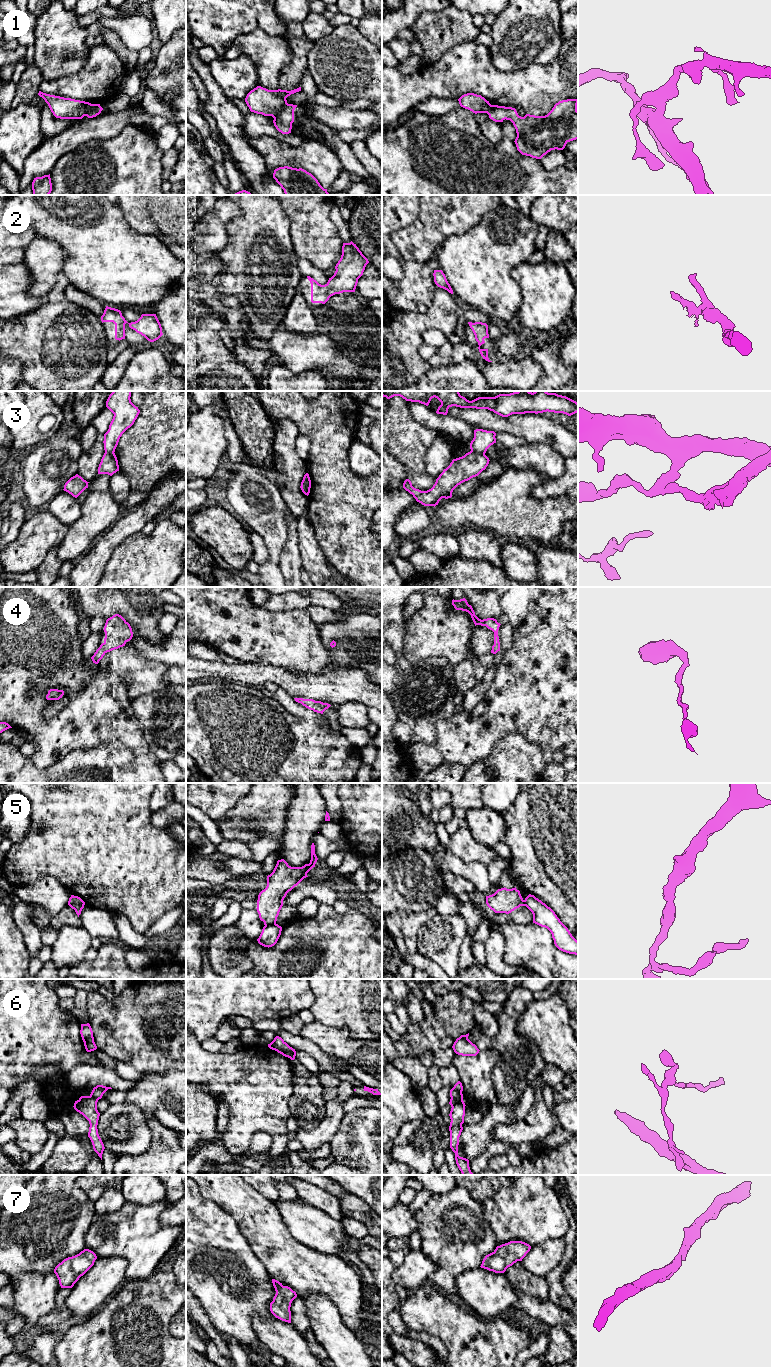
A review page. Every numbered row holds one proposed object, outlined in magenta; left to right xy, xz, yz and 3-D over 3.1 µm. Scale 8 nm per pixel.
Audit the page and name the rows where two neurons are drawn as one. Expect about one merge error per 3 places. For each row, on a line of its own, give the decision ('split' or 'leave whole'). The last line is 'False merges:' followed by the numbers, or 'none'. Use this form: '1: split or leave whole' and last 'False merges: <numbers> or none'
1: split
2: leave whole
3: split
4: leave whole
5: split
6: split
7: leave whole
False merges: 1, 3, 5, 6

